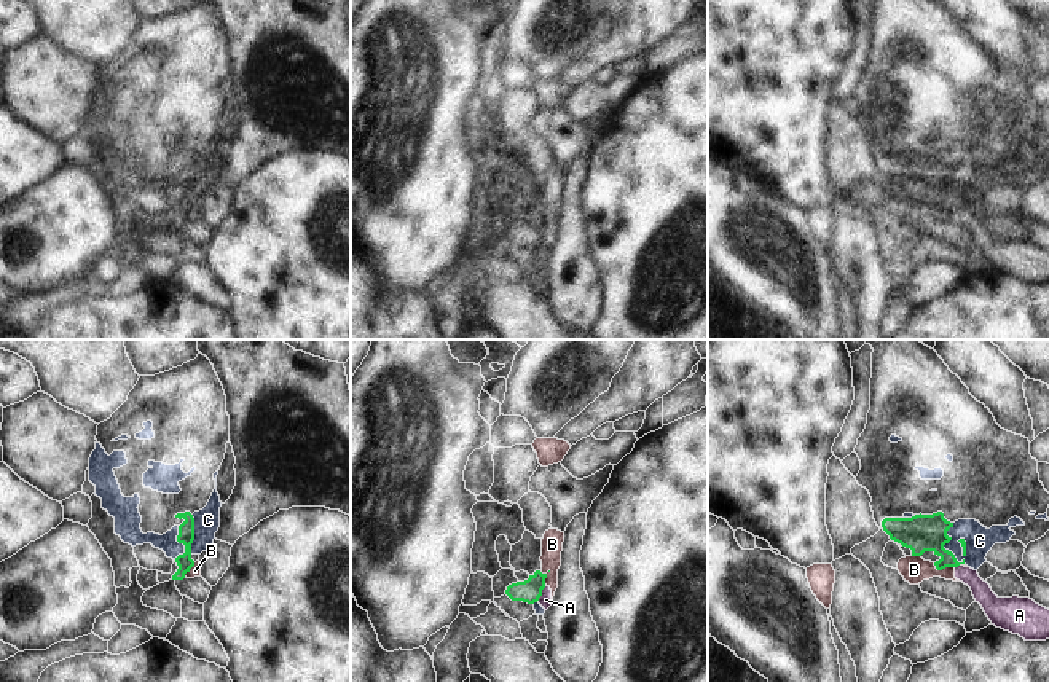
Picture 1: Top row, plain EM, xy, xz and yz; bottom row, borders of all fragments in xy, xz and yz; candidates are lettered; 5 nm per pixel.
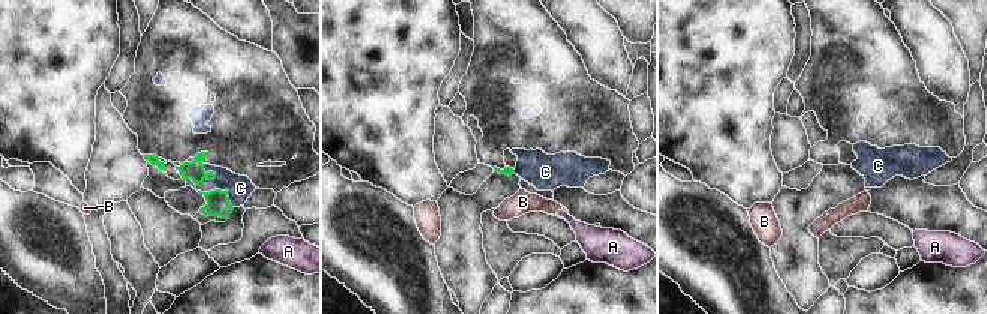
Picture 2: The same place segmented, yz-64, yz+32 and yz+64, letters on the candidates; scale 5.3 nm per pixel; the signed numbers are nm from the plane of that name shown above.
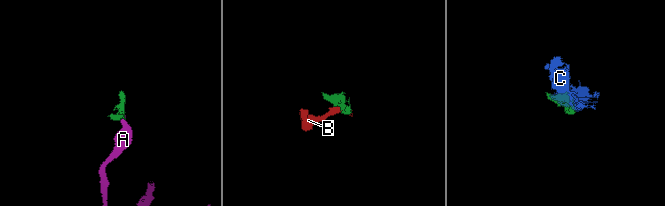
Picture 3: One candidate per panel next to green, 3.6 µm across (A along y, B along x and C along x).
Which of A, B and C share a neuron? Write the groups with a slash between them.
A B / C

